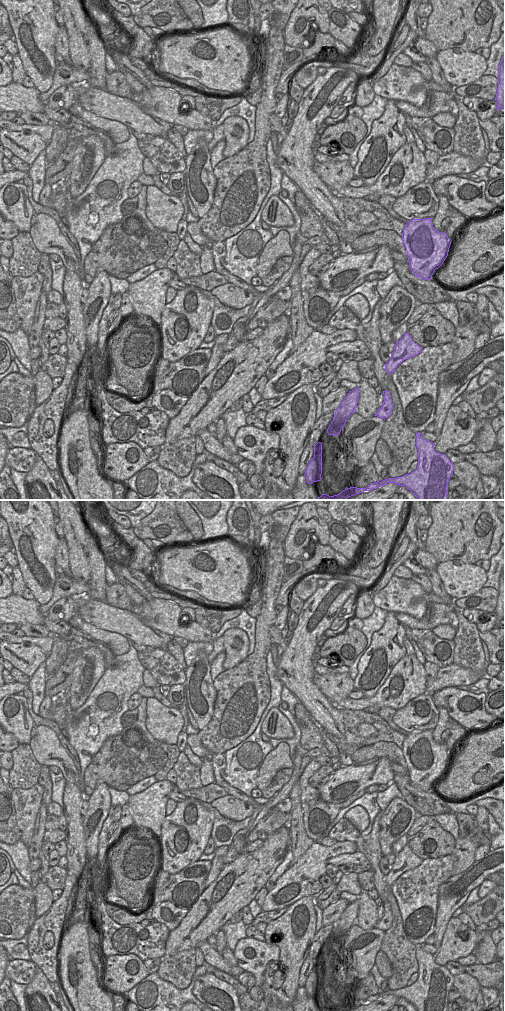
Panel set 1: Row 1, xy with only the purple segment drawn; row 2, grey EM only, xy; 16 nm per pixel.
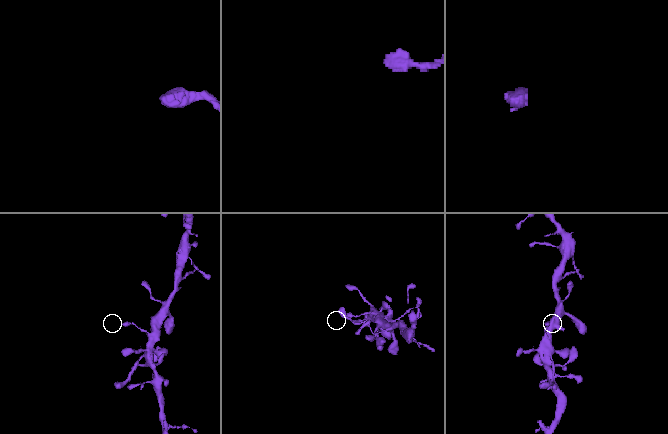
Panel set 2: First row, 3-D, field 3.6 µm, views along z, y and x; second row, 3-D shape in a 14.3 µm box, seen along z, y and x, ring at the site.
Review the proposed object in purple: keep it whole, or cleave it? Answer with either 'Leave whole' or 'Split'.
Leave whole

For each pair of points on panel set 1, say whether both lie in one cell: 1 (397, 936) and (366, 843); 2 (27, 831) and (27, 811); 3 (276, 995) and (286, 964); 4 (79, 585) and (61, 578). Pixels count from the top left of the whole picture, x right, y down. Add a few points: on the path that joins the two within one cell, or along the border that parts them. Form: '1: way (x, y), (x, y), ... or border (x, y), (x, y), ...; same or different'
1: way (396, 913), (392, 901), (379, 883), (374, 866); same
2: way (27, 826), (27, 816); same
3: way (284, 988), (289, 983), (289, 972); same
4: way (75, 585), (68, 585), (65, 582); same

